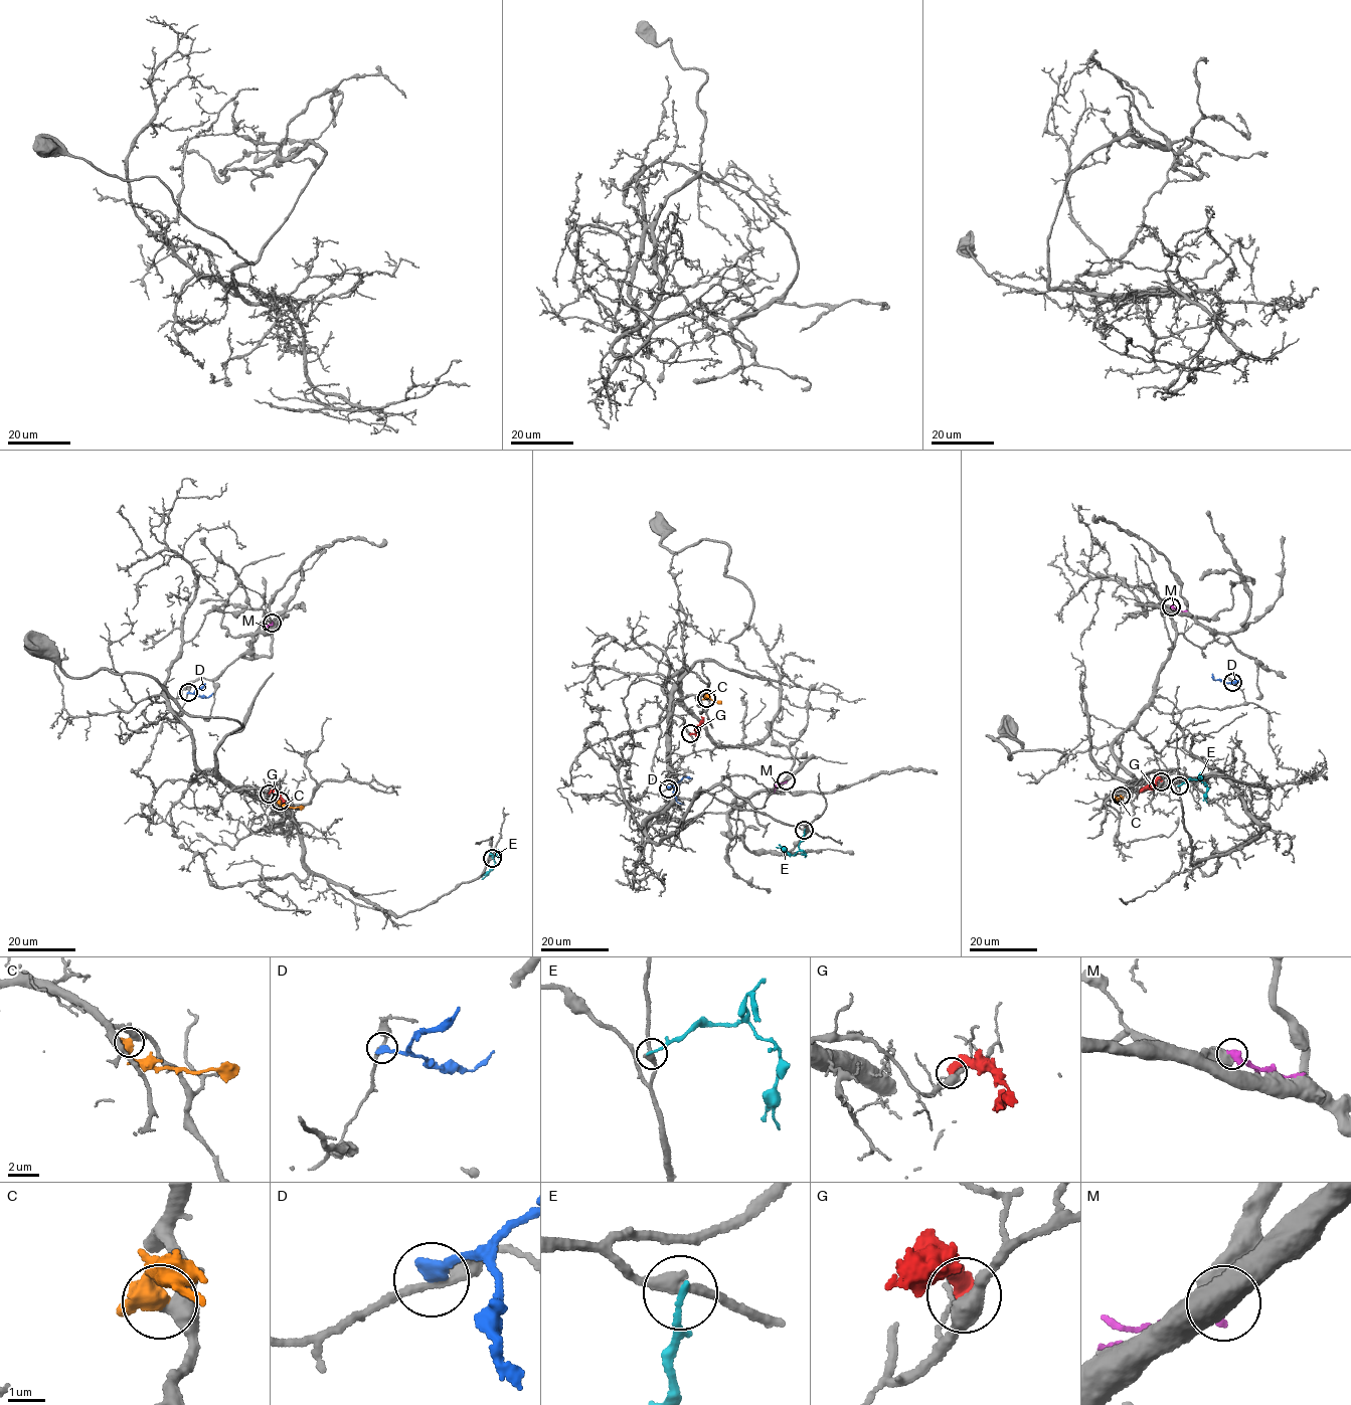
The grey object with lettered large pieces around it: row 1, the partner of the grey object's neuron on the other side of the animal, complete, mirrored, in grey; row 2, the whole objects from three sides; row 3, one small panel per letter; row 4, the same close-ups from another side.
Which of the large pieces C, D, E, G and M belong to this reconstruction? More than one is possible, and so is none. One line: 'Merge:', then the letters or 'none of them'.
Merge: none of them

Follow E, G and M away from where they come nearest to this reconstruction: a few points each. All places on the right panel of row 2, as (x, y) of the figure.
E: (1179, 785), (1190, 779), (1199, 778), (1206, 786), (1206, 803)
G: (1161, 780), (1157, 778), (1139, 794)
M: (1171, 605), (1188, 610)

